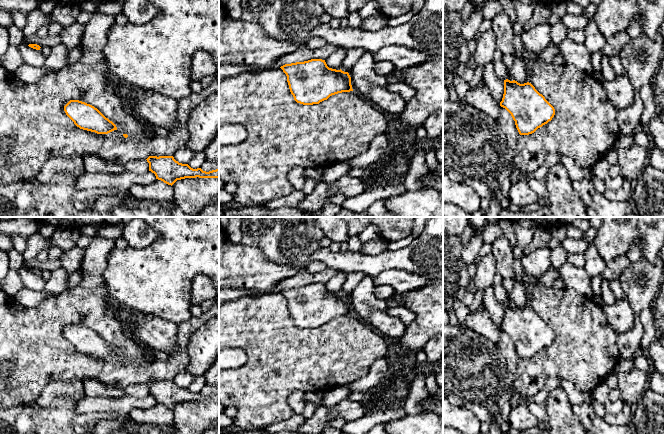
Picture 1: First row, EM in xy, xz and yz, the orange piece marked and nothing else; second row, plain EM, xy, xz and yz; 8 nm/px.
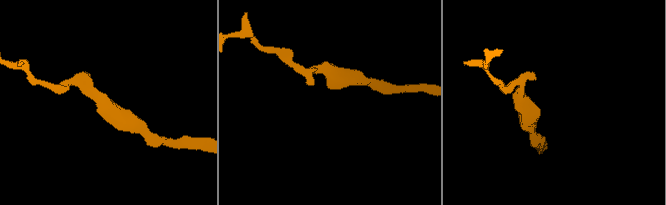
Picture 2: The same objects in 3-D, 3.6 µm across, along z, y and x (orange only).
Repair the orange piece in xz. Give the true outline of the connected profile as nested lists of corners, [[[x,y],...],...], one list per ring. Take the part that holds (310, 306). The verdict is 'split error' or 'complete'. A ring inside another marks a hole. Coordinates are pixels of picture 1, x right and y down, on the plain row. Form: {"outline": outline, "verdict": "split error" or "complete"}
{"outline": [[[322,283],[285,288],[280,292],[287,300],[294,324],[303,329],[319,328],[332,319],[353,315],[349,297],[329,292]]], "verdict": "complete"}

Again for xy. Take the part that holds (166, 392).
{"outline": [[[149,380],[149,395],[155,398],[156,403],[168,409],[185,402],[219,402],[219,393],[209,396],[201,392],[193,393],[188,388],[179,387],[173,380]]], "verdict": "complete"}

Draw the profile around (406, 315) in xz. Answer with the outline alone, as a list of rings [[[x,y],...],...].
[[[404,306],[389,307],[387,312],[391,316],[399,318],[405,326],[408,326],[415,318],[414,312]]]

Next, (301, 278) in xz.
[[[326,267],[324,270],[316,273],[310,273],[306,270],[302,270],[278,282],[270,292],[276,293],[285,288],[304,286],[311,283],[325,284],[331,277],[335,276],[337,273],[338,270],[330,267]]]

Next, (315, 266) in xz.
[[[312,261],[306,266],[305,270],[310,273],[316,273],[316,272],[324,270],[326,267],[327,267],[326,264],[320,261]]]

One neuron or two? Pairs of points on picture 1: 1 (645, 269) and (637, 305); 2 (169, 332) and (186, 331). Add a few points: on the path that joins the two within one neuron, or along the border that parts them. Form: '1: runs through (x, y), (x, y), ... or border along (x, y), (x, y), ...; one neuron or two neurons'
1: runs through (637, 278), (637, 296); one neuron
2: border along (177, 325), (177, 351), (168, 354); two neurons

